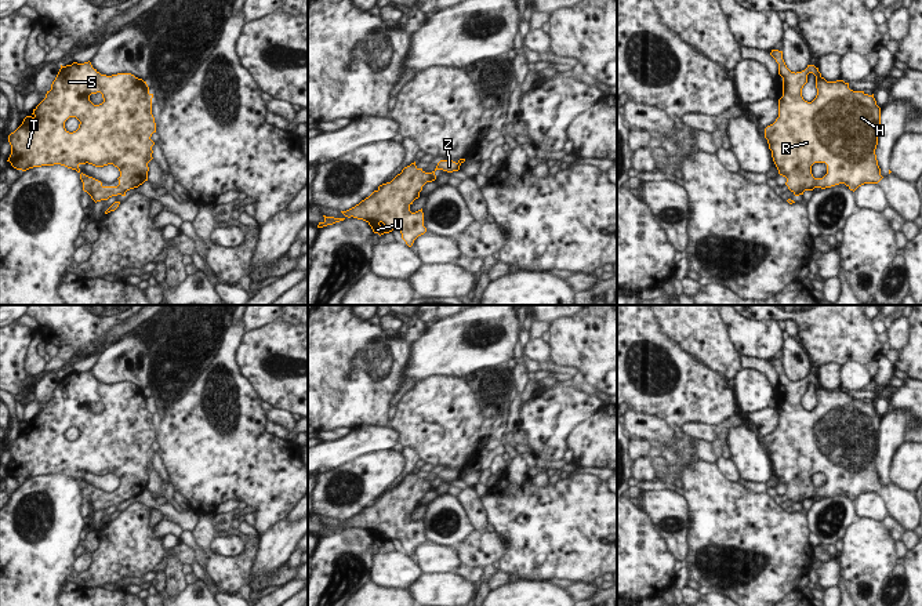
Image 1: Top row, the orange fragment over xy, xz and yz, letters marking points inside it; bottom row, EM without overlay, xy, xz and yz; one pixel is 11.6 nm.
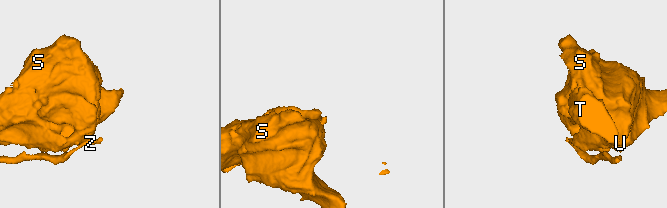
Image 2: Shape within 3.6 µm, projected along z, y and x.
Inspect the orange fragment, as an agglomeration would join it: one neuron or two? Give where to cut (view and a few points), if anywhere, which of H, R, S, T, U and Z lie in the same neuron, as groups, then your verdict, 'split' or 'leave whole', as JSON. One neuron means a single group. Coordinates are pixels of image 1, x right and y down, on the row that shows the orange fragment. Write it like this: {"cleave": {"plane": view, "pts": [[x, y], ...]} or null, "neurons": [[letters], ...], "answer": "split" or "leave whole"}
{"cleave": {"plane": "xz", "pts": [[429, 173], [434, 180]]}, "neurons": [["H", "R", "S", "T", "U"], ["Z"]], "answer": "split"}

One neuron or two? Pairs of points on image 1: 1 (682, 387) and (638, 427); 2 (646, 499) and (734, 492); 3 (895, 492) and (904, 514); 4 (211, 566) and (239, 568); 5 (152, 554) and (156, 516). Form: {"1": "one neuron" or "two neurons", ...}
{"1": "two neurons", "2": "two neurons", "3": "one neuron", "4": "one neuron", "5": "two neurons"}

